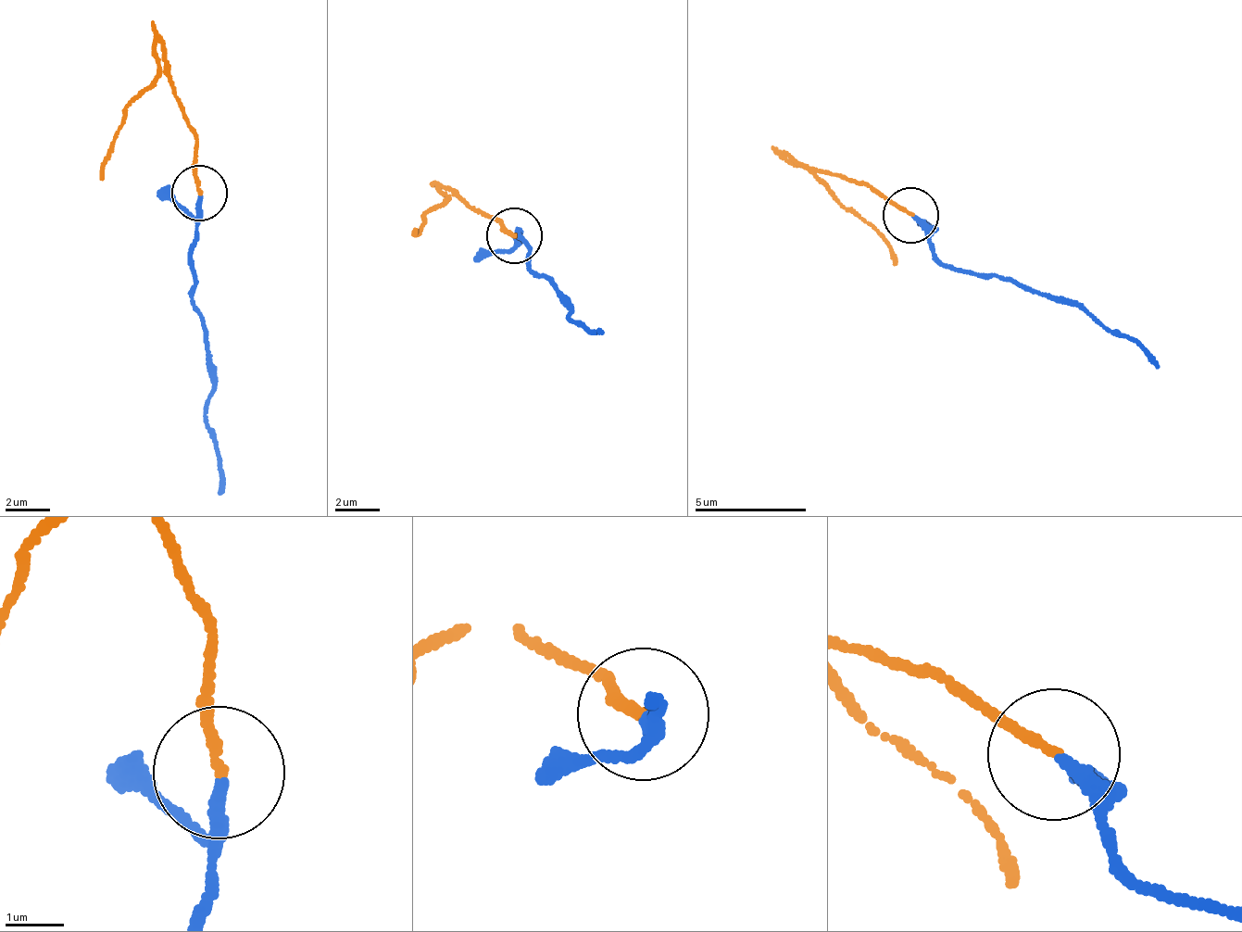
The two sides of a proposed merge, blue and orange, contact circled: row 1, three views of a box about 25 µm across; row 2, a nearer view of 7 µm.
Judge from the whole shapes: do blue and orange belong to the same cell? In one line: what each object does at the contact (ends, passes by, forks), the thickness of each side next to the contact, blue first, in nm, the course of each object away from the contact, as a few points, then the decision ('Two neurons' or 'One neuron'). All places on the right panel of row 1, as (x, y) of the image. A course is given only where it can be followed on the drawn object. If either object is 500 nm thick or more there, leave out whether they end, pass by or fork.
At the ring blue passes by. At the ring orange ends. Thickness 170 nm (blue) against 170 nm. Course of blue: (915, 217), (942, 261), (1086, 307), (1160, 369). Course of orange: (909, 217), (870, 188), (813, 171), (859, 210), (894, 267). Two neurons

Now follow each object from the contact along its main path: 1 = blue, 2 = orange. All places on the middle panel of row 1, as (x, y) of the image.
1: (513, 237), (520, 233), (528, 270), (547, 277), (569, 316), (597, 334)
2: (513, 232), (502, 219), (451, 197), (427, 225), (413, 228)

